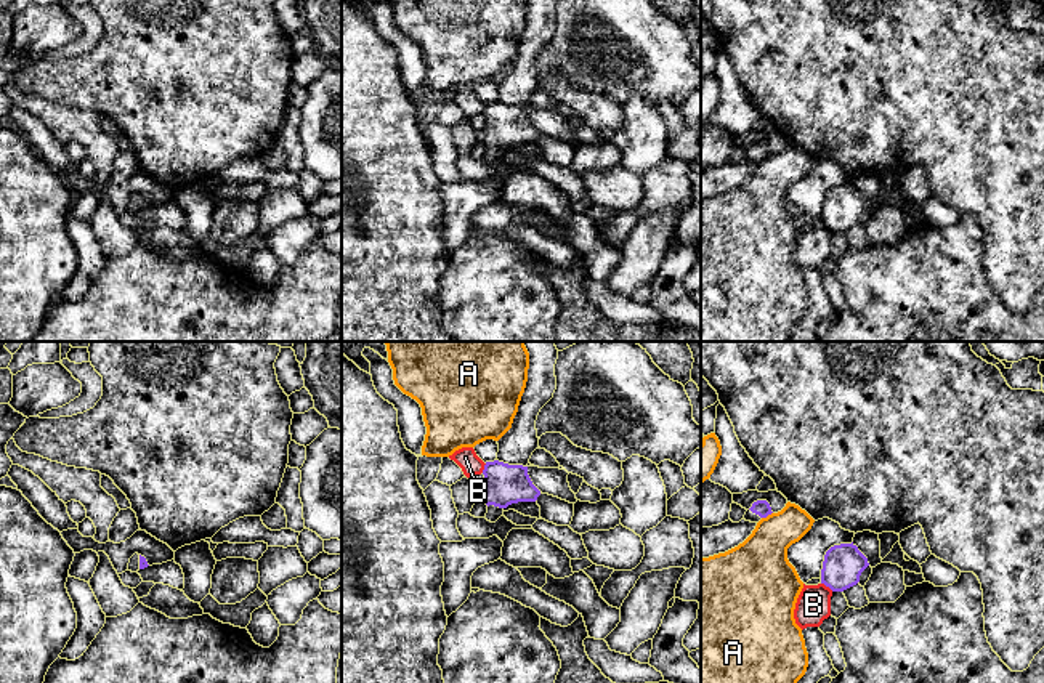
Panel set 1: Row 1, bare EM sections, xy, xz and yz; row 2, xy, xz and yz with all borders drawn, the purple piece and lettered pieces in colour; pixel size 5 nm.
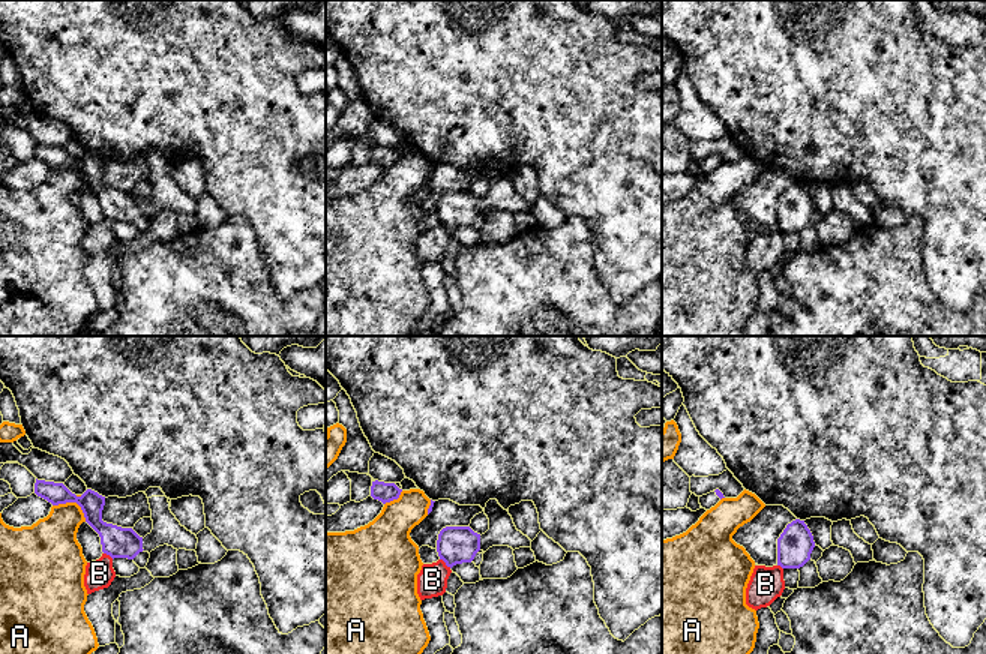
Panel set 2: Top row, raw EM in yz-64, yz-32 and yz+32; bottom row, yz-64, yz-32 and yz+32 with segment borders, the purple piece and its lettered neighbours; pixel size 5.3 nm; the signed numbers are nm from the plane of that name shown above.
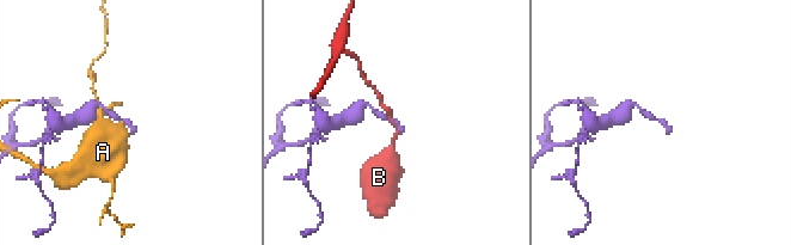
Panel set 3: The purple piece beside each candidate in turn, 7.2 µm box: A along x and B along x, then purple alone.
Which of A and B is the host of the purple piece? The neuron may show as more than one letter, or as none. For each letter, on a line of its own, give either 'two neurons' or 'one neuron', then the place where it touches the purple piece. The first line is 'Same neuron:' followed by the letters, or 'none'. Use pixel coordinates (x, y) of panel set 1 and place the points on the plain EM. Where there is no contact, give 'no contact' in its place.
Same neuron: none
A: two neurons; contact yz (767, 156)
B: two neurons; contact yz (828, 226)

